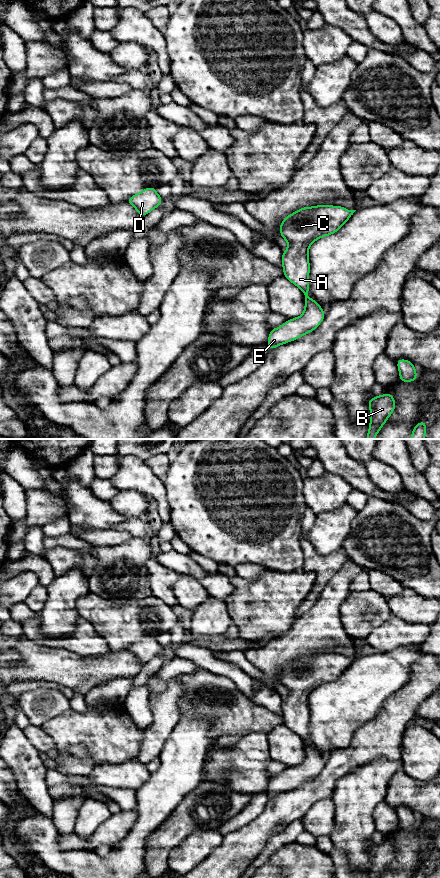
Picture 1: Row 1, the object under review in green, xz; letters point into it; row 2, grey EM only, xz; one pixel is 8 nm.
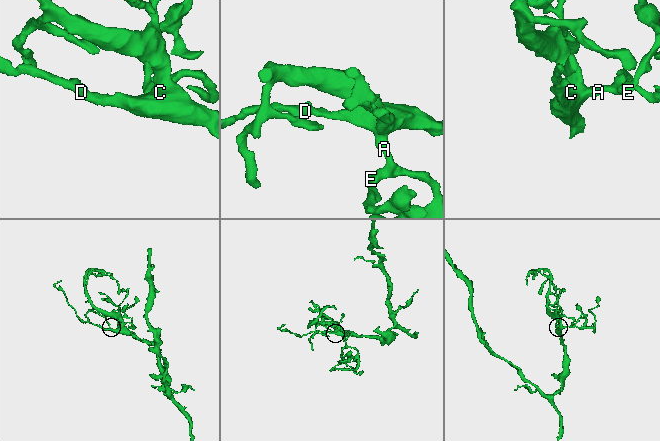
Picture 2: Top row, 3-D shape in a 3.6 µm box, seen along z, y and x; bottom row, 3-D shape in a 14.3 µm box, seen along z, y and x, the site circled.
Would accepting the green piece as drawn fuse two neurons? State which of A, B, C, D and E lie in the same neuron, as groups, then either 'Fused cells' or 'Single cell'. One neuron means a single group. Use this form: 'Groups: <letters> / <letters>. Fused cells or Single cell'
Groups: A B C D E. Single cell

